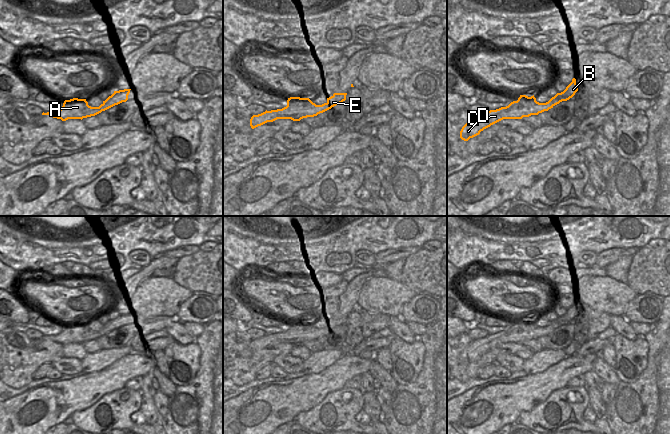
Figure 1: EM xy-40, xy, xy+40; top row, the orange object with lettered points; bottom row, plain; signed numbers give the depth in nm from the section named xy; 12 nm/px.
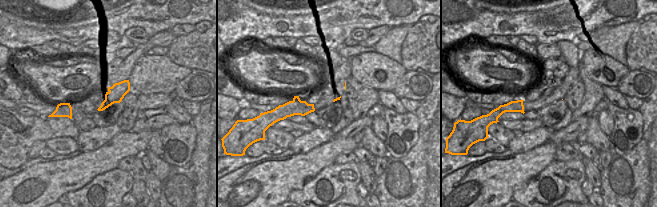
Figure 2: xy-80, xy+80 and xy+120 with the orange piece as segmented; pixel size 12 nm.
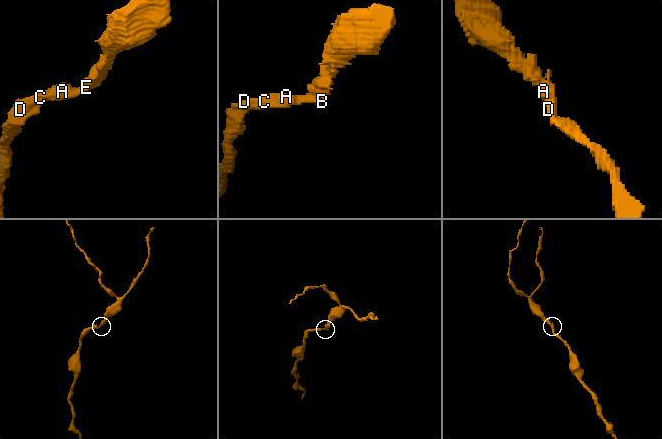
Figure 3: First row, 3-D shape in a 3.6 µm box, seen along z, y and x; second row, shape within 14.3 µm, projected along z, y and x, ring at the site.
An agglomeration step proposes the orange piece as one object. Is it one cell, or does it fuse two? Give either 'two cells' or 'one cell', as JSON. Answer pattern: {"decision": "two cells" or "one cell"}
{"decision": "one cell"}

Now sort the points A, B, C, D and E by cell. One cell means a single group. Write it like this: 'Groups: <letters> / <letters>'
Groups: A B C D E

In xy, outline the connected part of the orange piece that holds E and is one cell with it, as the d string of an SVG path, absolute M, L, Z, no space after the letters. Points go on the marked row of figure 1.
M334 93L322 105L316 105L309 98L290 97L287 100L287 106L282 109L266 110L261 114L253 115L250 119L250 126L254 129L277 119L300 121L303 118L314 117L345 101L346 95L347 93Z

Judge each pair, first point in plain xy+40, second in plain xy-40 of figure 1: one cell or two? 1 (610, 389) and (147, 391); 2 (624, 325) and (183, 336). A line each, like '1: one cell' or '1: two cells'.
1: two cells
2: one cell

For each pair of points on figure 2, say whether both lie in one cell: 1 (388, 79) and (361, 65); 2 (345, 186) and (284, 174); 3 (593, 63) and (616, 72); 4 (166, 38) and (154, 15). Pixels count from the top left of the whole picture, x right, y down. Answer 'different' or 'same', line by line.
1: same
2: different
3: same
4: different

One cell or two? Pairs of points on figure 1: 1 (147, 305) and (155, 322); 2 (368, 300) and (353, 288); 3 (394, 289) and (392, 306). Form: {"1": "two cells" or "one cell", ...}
{"1": "two cells", "2": "two cells", "3": "one cell"}

